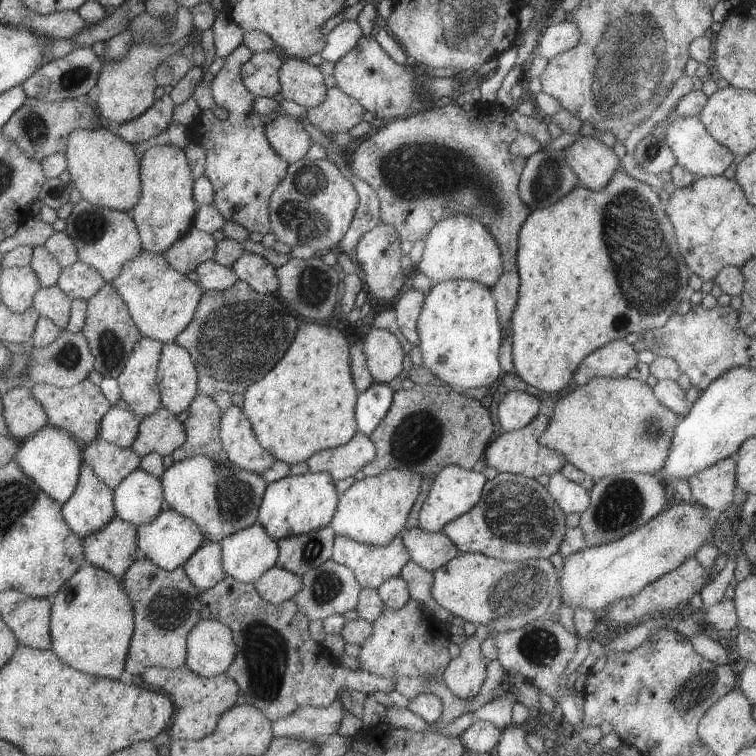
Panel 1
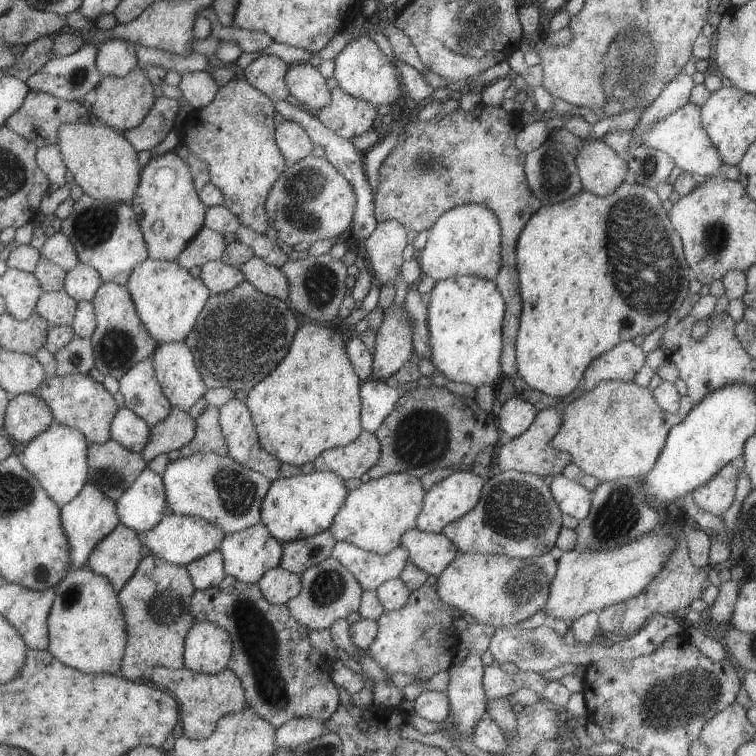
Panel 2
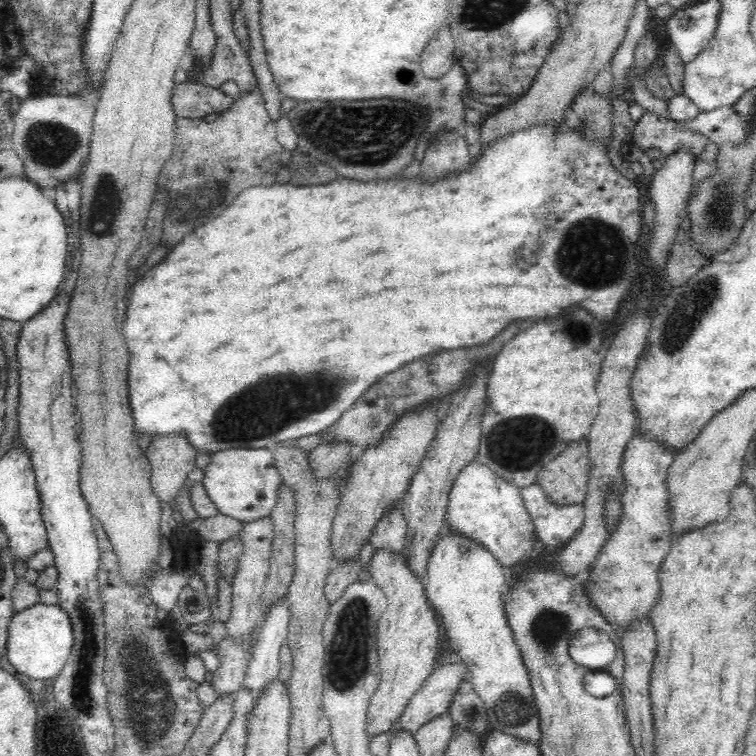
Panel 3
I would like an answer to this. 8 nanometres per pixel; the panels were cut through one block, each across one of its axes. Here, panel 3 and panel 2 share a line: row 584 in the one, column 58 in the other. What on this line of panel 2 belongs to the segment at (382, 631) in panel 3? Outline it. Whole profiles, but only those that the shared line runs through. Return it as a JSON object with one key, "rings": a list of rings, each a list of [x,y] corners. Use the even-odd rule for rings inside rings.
{"rings":[[[72,374],[66,377],[46,375],[33,394],[49,407],[53,420],[59,424],[76,428],[88,442],[100,445],[110,438],[108,430],[115,411],[118,409],[101,383],[95,382],[88,374]]]}

